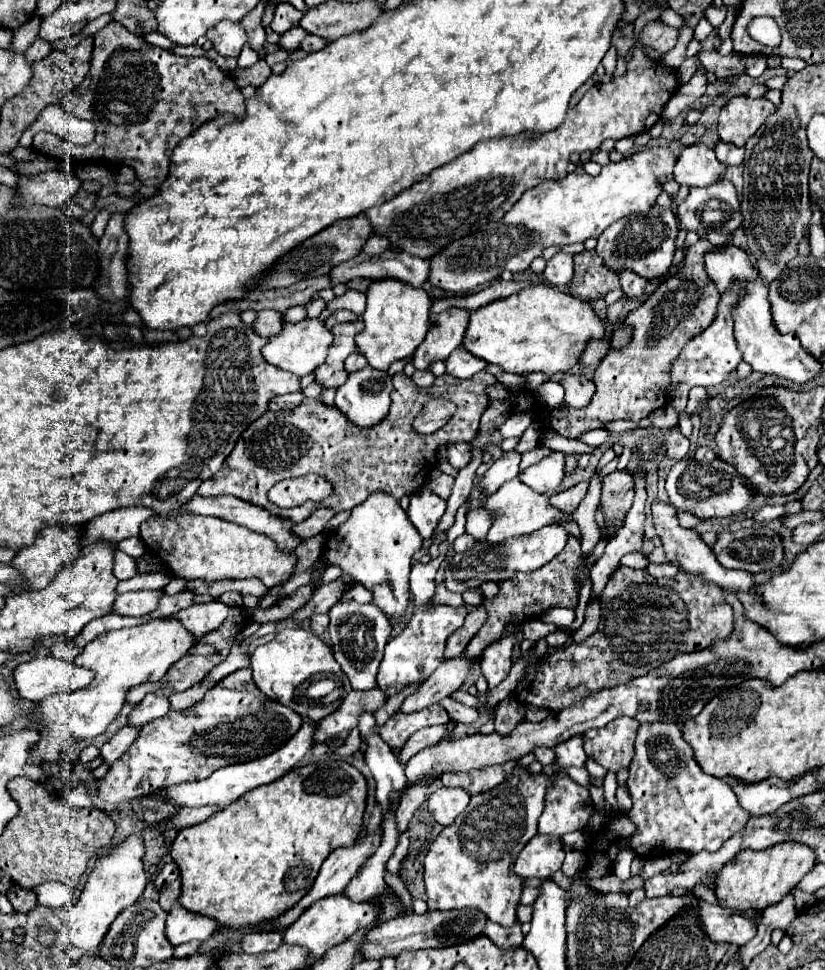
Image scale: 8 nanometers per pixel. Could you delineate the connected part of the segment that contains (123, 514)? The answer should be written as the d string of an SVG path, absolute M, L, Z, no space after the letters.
M122 507L108 511L84 525L84 535L82 543L90 545L96 539L106 539L106 541L122 541L128 537L134 537L140 533L140 523L152 517L154 511L146 507Z

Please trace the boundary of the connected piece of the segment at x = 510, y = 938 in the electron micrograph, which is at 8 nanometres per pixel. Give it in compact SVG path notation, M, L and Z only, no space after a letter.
M486 923L486 935L490 935L490 939L498 945L498 947L512 947L516 943L522 943L522 933L518 929L508 929L508 927L502 927L498 923Z

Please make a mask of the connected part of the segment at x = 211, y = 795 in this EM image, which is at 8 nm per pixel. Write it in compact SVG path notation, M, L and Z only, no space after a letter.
M304 721L304 725L300 727L300 731L278 751L262 757L262 759L254 759L248 763L236 763L236 765L228 765L222 767L218 771L214 771L208 779L202 781L194 781L194 783L182 783L182 785L172 785L168 789L160 789L152 795L152 799L164 799L170 801L178 807L202 807L202 805L210 805L216 803L220 807L230 805L232 801L236 801L238 797L242 797L244 793L248 793L254 787L260 785L268 785L276 779L280 779L282 775L286 775L288 771L292 771L292 767L308 753L308 749L314 745L314 731L318 729L318 723L314 721Z

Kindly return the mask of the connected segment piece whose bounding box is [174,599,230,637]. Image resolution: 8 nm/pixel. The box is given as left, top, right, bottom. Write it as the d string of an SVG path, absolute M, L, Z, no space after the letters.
M216 599L216 601L210 601L210 603L192 605L192 607L184 609L184 611L178 611L174 617L180 619L184 623L184 627L194 637L202 637L202 635L214 631L218 625L222 625L228 611L230 611L230 607Z

